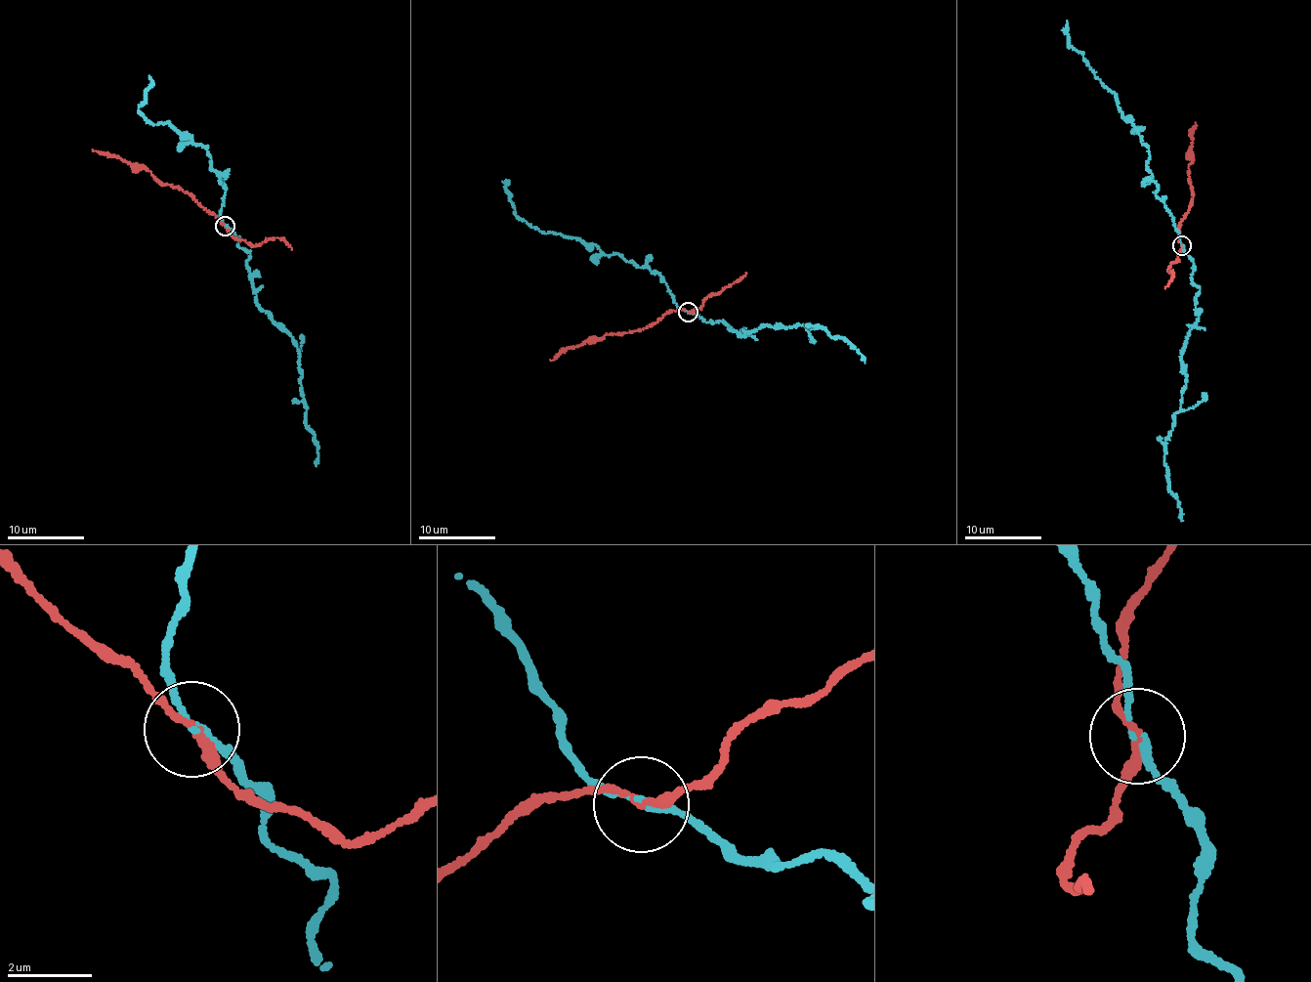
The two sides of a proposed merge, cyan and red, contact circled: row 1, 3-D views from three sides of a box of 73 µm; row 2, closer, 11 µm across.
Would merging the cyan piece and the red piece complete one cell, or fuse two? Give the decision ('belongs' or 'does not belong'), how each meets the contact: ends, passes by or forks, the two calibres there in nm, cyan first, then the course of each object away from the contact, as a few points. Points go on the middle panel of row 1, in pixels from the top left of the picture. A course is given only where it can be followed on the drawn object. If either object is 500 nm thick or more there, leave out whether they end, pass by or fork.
does not belong | cyan passes by | red passes by | 150/190 nm | cyan via (688, 312), (705, 322), (723, 321), (742, 337), (767, 325), (818, 325), (845, 339), (865, 362) | red via (688, 312), (677, 309), (645, 327), (607, 333), (565, 349), (550, 360)

